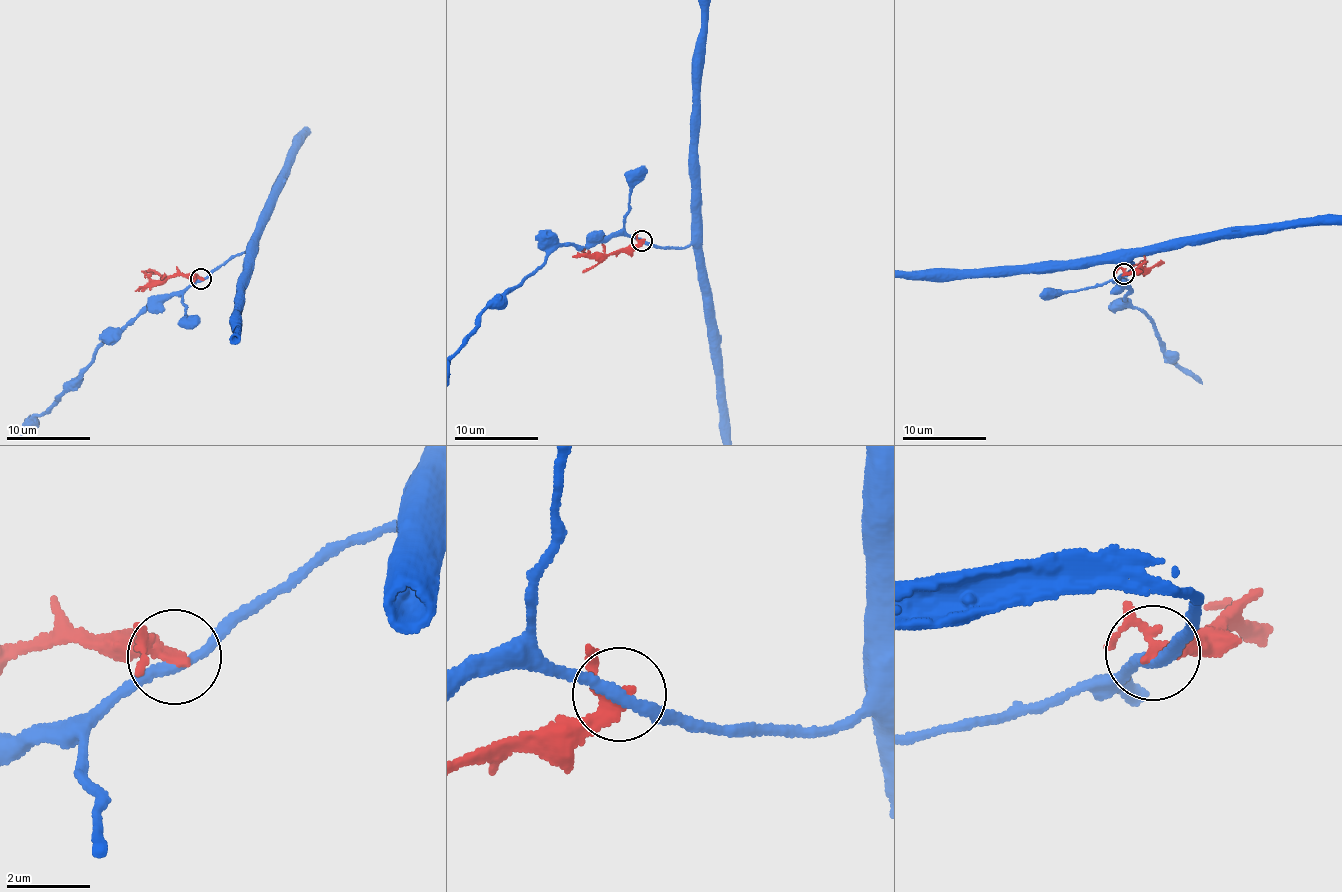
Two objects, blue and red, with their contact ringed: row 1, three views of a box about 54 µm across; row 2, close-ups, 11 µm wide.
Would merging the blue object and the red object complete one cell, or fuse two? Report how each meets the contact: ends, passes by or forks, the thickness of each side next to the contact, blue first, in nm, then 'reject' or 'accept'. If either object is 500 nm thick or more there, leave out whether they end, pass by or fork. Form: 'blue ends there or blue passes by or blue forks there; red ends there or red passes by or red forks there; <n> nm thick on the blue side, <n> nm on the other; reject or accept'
blue passes by; red passes by; 260 nm thick on the blue side, 240 nm on the other; reject

